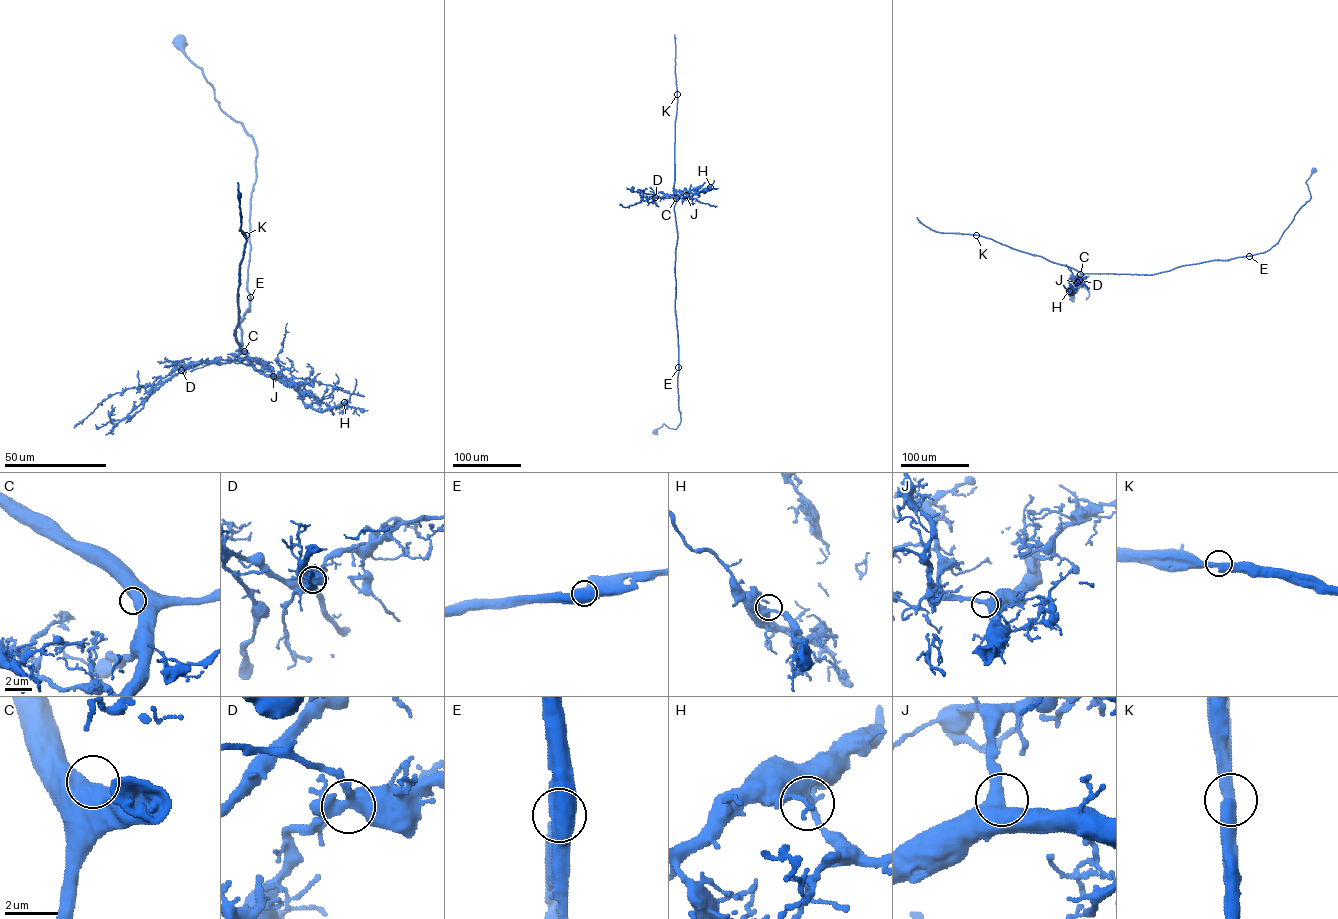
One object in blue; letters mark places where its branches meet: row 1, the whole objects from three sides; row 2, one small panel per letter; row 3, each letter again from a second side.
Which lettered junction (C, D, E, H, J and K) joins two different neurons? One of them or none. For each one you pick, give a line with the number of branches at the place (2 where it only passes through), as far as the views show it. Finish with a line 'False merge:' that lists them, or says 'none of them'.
False merge: none of them

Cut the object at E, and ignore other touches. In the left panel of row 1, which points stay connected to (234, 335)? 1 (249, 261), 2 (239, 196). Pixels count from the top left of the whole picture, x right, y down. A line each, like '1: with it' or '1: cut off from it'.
1: cut off from it
2: with it

